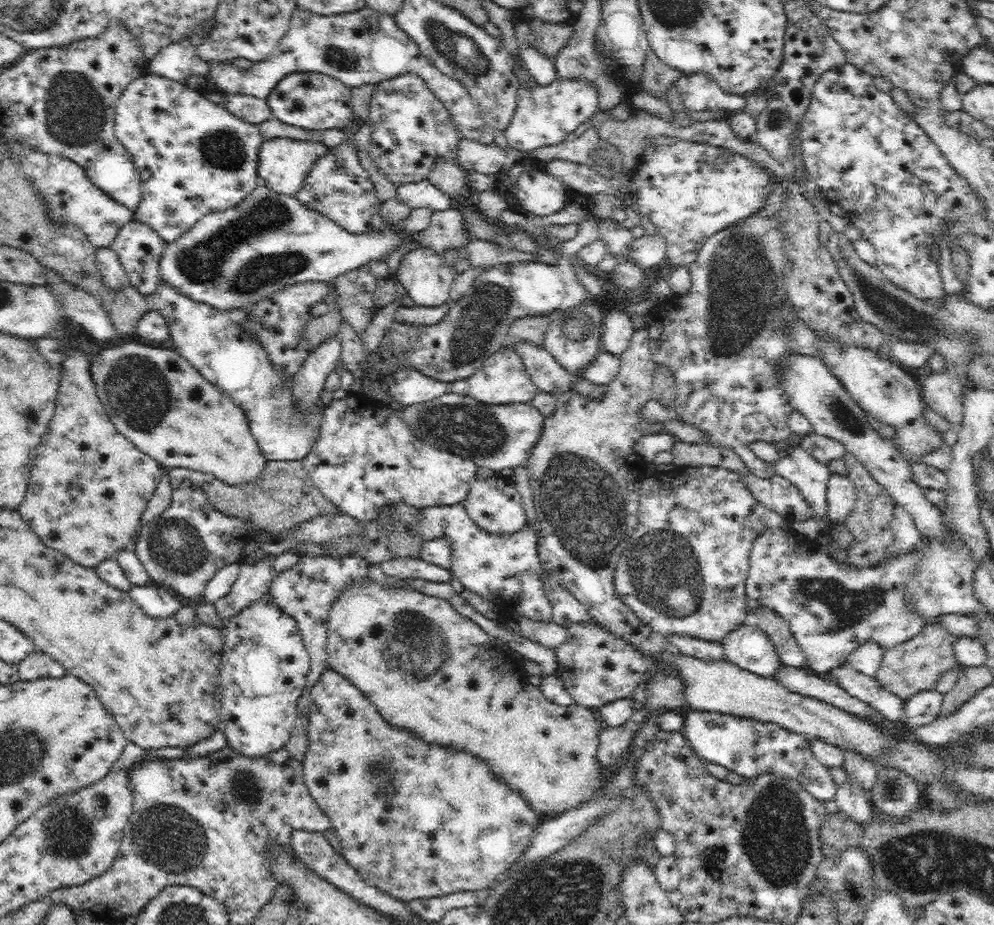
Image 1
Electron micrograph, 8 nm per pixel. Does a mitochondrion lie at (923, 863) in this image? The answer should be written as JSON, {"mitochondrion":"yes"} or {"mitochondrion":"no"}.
{"mitochondrion":"yes"}

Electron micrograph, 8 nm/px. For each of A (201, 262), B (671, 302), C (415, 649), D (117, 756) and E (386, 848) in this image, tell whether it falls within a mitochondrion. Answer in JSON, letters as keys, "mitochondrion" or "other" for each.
{"A":"mitochondrion","B":"other","C":"mitochondrion","D":"other","E":"other"}

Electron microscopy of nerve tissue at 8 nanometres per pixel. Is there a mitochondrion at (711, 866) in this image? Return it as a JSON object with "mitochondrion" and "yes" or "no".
{"mitochondrion":"no"}

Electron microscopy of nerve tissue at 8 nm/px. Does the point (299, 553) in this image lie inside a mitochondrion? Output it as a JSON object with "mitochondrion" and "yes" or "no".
{"mitochondrion":"no"}

